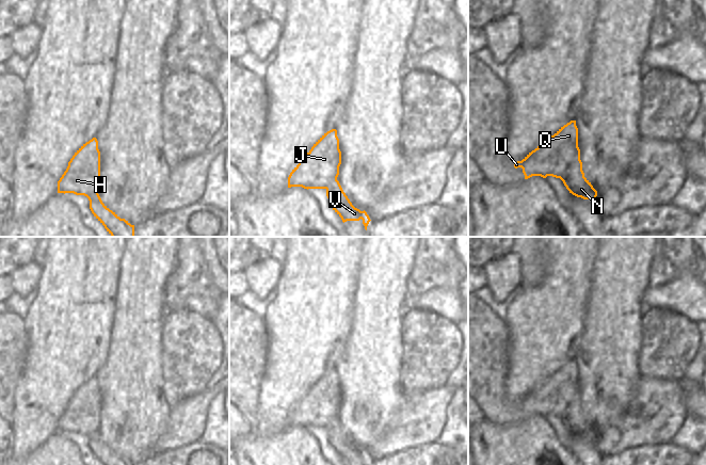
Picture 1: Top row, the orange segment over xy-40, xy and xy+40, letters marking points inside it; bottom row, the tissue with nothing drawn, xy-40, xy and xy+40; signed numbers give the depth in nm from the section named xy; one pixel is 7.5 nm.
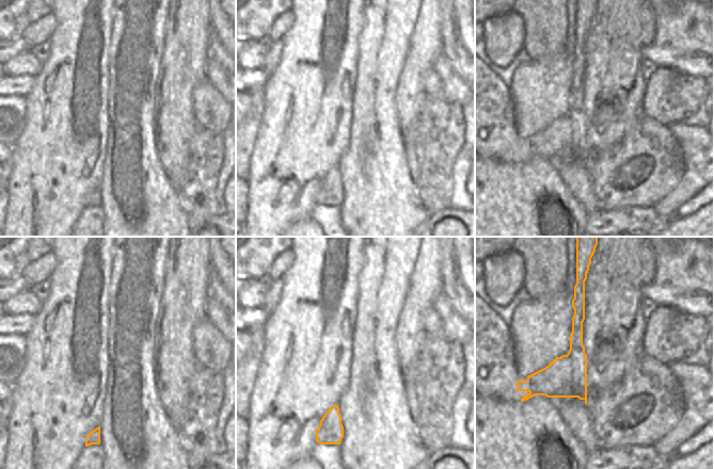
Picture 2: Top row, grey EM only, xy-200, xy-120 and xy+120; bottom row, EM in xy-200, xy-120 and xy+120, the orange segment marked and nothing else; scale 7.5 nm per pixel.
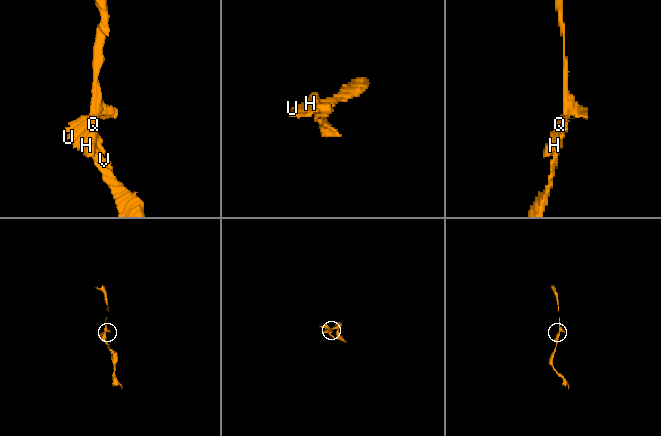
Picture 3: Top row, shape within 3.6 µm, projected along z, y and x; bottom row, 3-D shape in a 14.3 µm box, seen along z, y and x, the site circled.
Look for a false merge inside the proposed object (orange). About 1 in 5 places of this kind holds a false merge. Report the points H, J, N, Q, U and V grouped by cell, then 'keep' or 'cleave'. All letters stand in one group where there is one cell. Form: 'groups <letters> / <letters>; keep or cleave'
groups H J N Q U V; keep

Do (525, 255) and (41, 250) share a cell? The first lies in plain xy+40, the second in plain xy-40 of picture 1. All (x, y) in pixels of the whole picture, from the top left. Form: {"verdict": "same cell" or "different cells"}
{"verdict": "same cell"}

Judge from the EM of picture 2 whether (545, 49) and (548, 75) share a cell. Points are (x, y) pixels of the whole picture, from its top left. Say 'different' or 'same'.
different

